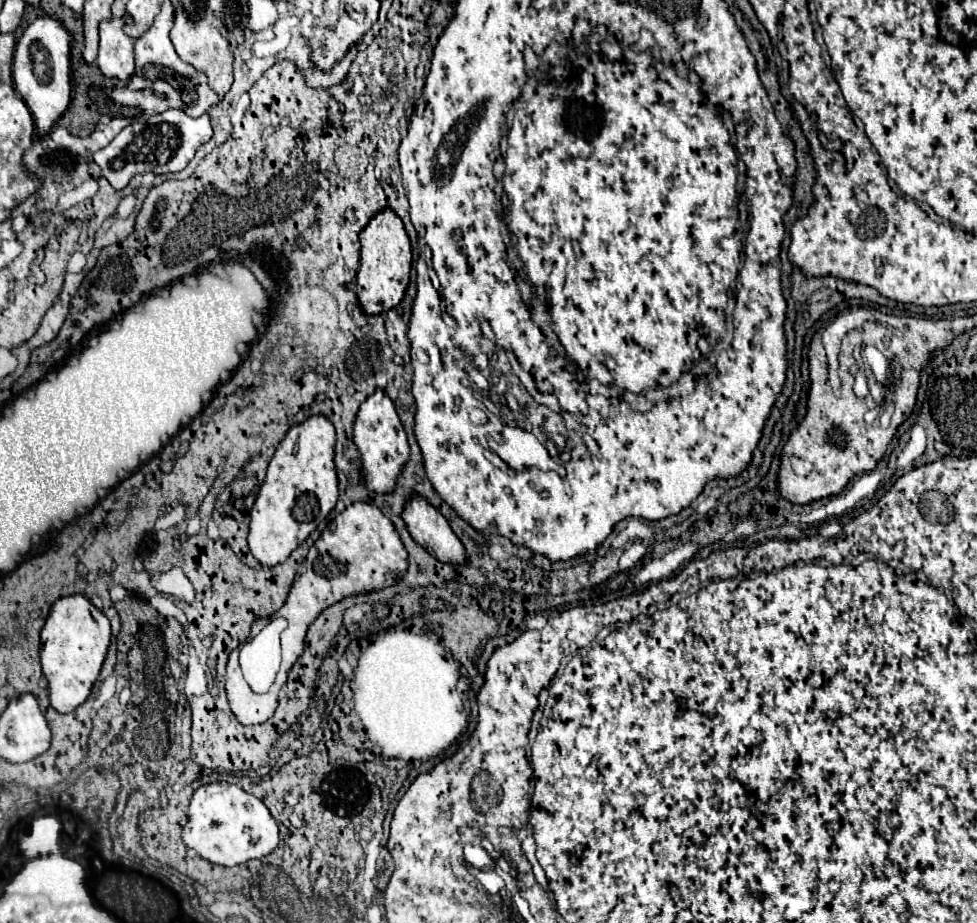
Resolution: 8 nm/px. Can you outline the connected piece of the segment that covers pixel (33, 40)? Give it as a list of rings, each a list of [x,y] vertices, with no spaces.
[[[44,15],[28,25],[16,45],[12,77],[14,89],[22,95],[36,119],[36,135],[46,135],[71,101],[70,33],[58,19]]]

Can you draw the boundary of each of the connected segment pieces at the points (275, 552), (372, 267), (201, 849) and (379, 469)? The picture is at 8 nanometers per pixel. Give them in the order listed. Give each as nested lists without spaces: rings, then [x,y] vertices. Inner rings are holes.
[[[314,415],[300,425],[294,425],[278,445],[250,511],[248,545],[262,565],[274,567],[284,563],[288,555],[306,541],[318,523],[334,509],[338,499],[334,441],[336,433],[332,423],[322,415]]]
[[[384,209],[374,215],[366,229],[360,233],[360,245],[360,269],[356,275],[358,303],[366,315],[380,315],[400,305],[410,283],[410,239],[400,217],[394,211]]]
[[[208,783],[198,787],[190,799],[186,819],[182,843],[212,865],[234,867],[248,859],[262,859],[278,847],[278,825],[266,805],[232,783]]]
[[[374,391],[362,405],[354,421],[354,443],[362,453],[362,469],[366,485],[376,493],[392,491],[396,477],[400,475],[404,463],[408,461],[408,437],[394,409],[392,399],[384,391]]]

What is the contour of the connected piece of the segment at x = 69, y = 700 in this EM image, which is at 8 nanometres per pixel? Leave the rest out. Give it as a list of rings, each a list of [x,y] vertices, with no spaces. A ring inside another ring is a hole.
[[[84,595],[62,597],[54,603],[40,633],[42,673],[48,679],[50,705],[58,713],[80,707],[92,693],[92,685],[102,669],[110,645],[110,621]]]

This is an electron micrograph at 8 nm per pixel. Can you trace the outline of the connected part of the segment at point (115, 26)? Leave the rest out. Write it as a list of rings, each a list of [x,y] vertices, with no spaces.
[[[124,19],[100,23],[98,67],[106,77],[130,79],[134,71],[134,39],[124,33]]]

